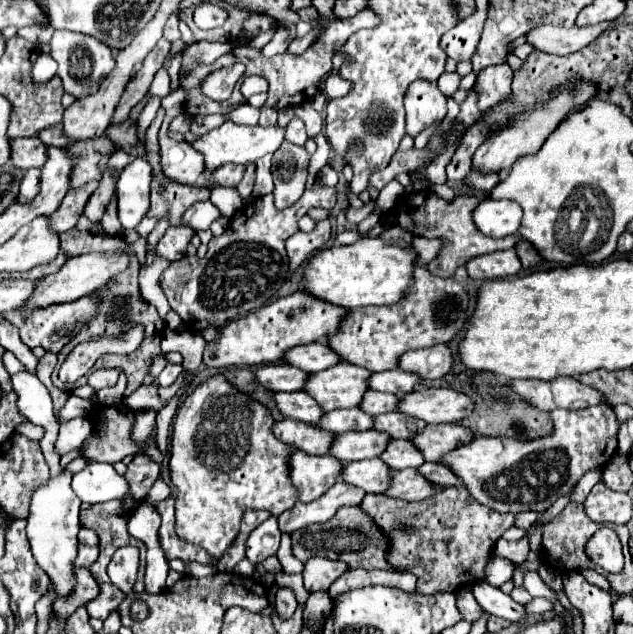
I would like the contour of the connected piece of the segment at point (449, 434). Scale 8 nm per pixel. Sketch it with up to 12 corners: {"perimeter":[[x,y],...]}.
{"perimeter":[[426,424],[412,444],[426,462],[468,444],[472,430],[460,424]]}

